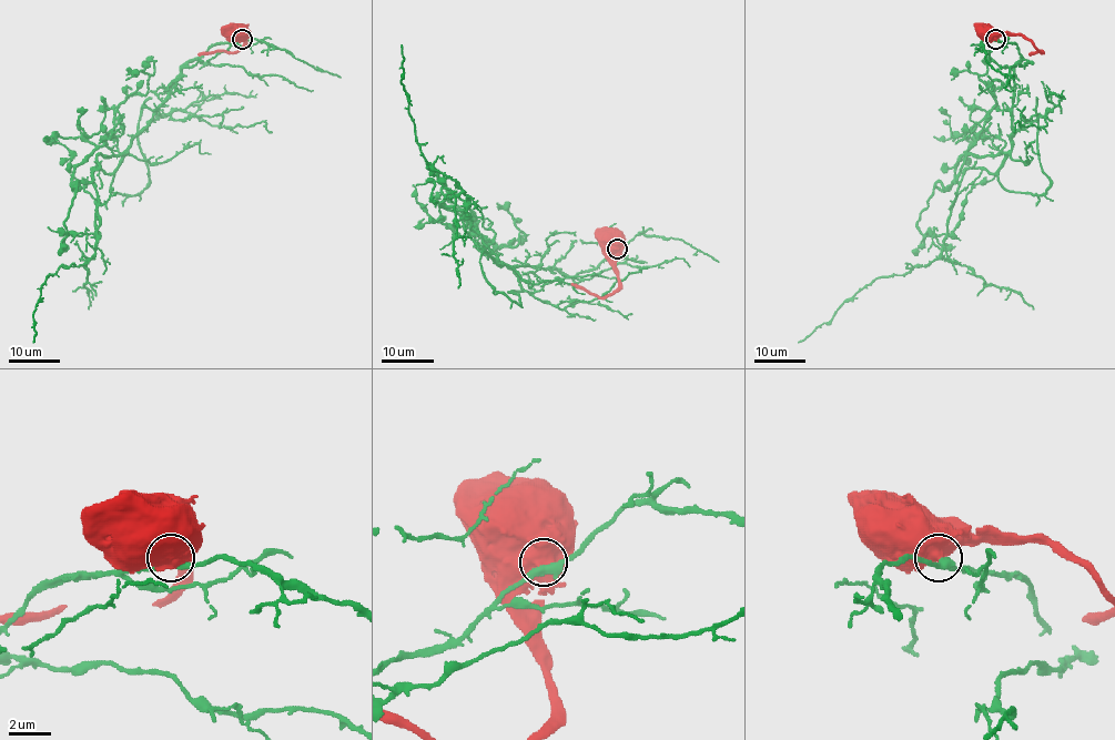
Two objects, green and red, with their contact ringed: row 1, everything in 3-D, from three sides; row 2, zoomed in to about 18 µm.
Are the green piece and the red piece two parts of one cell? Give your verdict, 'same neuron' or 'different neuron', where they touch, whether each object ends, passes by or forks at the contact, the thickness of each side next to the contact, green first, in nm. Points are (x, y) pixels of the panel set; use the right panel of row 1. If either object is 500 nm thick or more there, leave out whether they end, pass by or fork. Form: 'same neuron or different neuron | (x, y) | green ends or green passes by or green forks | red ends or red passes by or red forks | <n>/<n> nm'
same neuron | (995, 39) | 400/1050 nm

